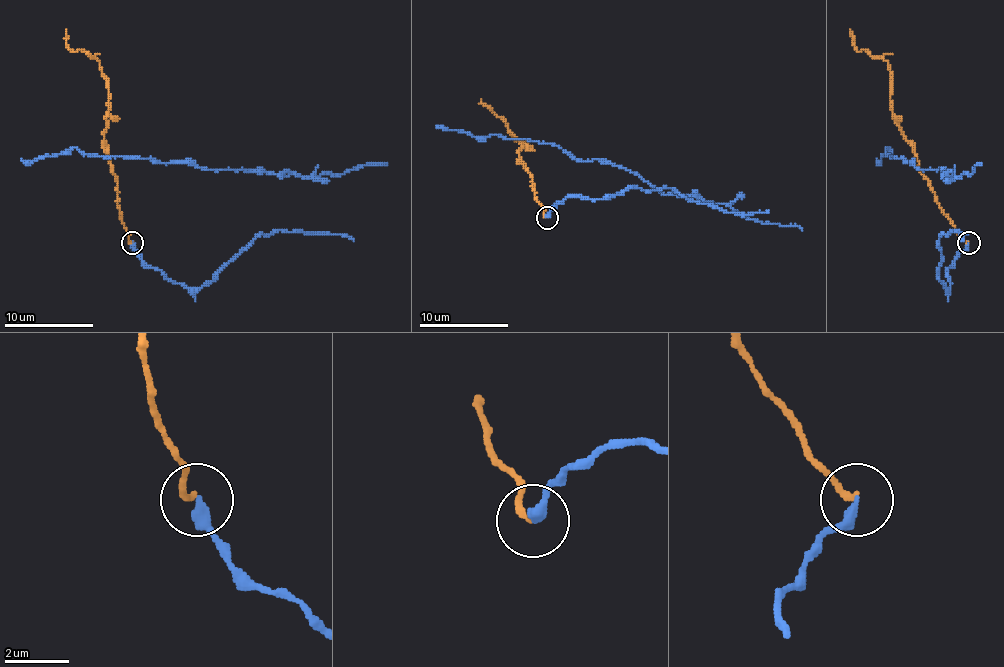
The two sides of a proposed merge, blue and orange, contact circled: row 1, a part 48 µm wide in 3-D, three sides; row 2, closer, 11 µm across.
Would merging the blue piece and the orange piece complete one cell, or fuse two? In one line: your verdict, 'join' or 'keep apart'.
keep apart

